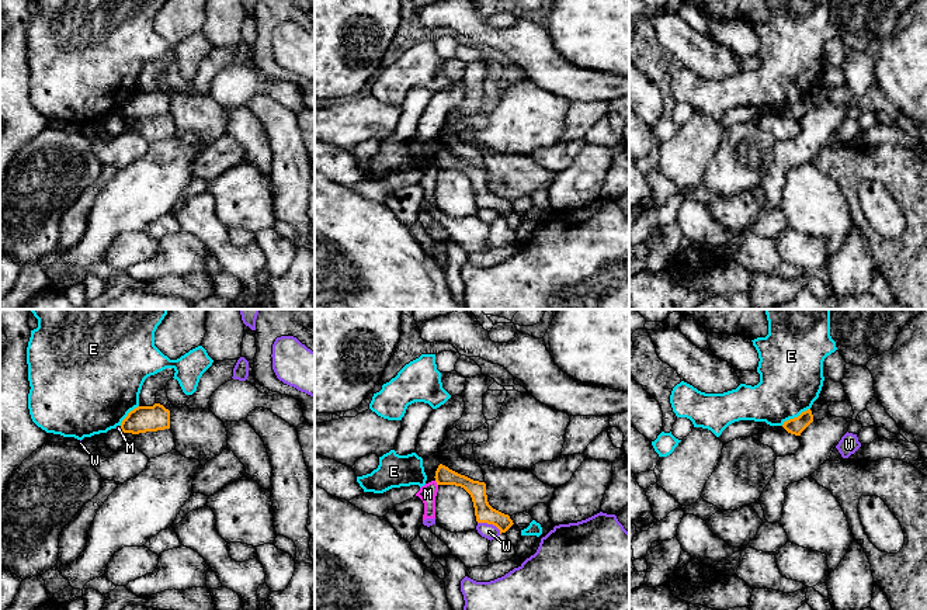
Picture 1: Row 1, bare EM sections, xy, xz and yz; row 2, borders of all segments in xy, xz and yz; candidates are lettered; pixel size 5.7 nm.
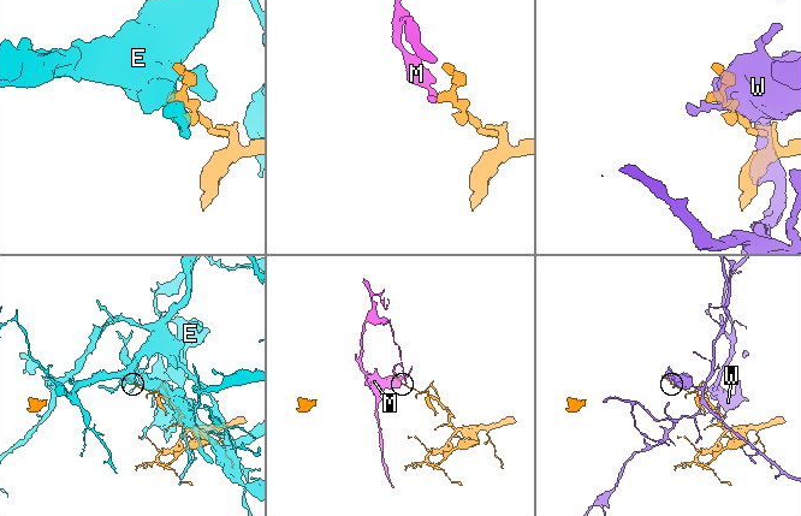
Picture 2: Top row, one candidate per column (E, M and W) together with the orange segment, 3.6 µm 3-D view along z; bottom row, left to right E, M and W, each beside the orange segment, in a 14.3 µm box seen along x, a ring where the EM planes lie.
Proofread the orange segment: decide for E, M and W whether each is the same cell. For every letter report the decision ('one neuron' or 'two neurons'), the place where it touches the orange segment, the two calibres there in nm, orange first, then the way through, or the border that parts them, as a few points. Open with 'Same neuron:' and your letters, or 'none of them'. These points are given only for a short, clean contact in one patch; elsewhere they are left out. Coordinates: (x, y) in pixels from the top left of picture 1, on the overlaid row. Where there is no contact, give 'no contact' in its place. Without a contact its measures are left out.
Same neuron: none of them
E: two neurons; contact yz (795, 418); calibres 100 and 360 nm
M: two neurons; contact xz (437, 484); calibres 100 and 100 nm; border xz (434, 481), (437, 485)
W: two neurons; contact xz (490, 523); calibres 110 and 90 nm

